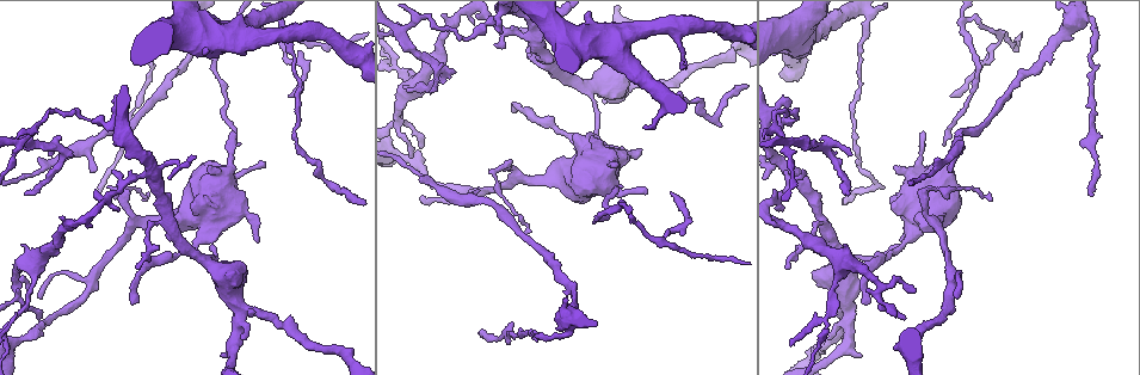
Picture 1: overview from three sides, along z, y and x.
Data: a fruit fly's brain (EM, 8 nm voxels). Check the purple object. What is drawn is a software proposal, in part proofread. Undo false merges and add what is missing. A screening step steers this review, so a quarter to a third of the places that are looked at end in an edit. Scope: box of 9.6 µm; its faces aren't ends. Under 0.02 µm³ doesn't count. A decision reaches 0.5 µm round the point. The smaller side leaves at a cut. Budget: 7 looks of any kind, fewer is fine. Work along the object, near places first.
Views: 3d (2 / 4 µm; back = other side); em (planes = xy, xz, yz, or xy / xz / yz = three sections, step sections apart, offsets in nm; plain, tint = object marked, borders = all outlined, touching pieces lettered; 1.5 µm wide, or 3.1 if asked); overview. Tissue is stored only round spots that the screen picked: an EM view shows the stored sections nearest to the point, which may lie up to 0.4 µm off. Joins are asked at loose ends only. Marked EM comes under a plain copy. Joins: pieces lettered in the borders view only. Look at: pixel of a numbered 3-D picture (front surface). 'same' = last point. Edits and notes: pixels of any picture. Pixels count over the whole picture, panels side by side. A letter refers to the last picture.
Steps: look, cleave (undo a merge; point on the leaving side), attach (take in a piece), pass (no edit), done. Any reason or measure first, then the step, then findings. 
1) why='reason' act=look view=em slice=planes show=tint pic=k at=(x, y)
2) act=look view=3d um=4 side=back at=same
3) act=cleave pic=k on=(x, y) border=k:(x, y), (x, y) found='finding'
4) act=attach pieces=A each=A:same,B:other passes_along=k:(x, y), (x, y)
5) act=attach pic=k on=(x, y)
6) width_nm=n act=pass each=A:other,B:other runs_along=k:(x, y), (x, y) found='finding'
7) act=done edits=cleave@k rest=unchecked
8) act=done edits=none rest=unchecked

why='an open end' act=look view=em slice=xy step=8 show=tint pic=1 at=(605, 102)

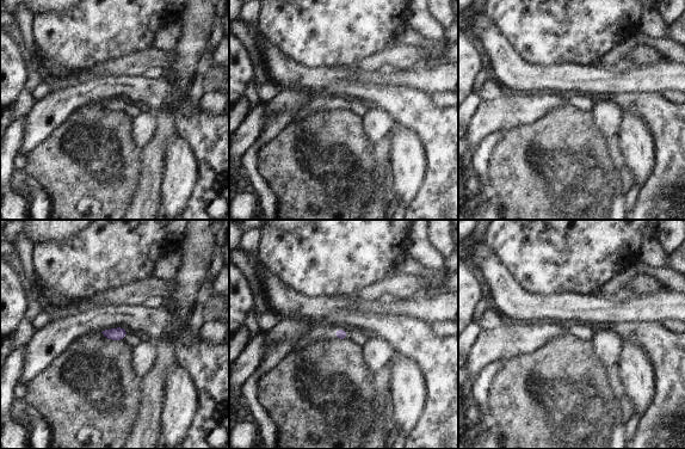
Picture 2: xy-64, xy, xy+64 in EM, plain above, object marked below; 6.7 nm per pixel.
act=look view=em slice=planes show=borders at=same

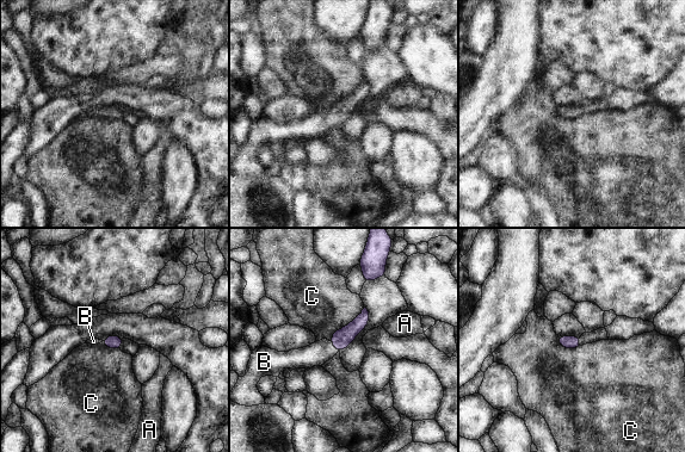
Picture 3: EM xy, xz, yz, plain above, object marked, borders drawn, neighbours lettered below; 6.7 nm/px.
act=attach pieces=B each=A:other,B:same,C:other passes_along=3:(341, 339), (333, 346), (316, 354) found='it goes on there'

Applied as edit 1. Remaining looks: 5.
why='narrows sharply' act=look view=em slice=planes show=borders pic=1 at=(178, 254)

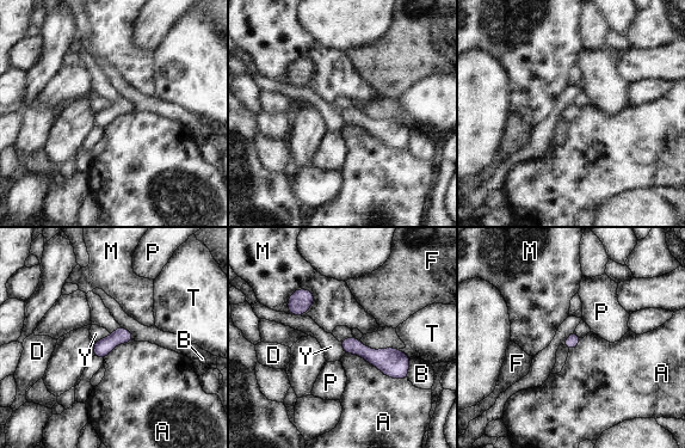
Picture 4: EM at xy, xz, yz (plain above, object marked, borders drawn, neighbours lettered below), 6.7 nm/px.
act=pass each=A:other,B:other,D:other,F:other,M:other,P:other,T:other,Y:other found='all the same neuron'

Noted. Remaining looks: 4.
why='abrupt turn' act=look view=em slice=xz step=4 show=tint pic=1 at=(790, 143)

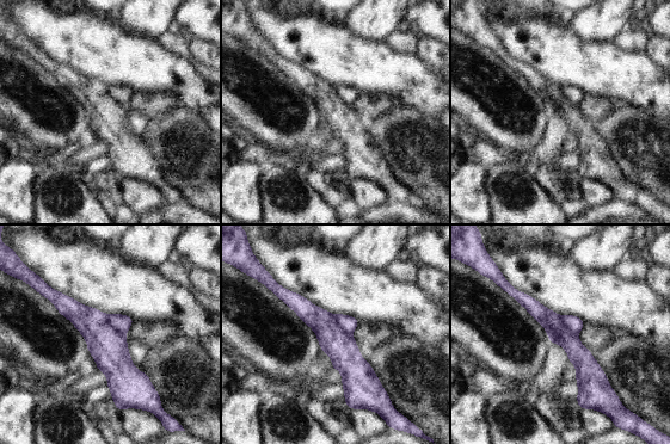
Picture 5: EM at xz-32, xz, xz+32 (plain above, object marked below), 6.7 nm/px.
act=look view=em slice=planes show=borders at=same

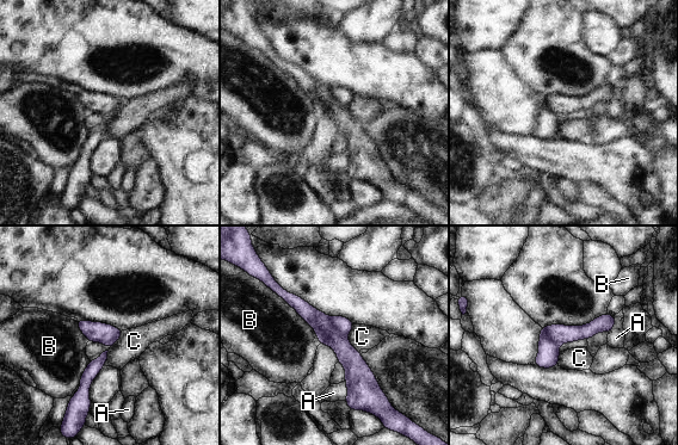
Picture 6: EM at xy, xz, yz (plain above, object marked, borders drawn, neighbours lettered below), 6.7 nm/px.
longest_contact=B:500nm act=cleave pic=6 on=(347, 356) each=A:other,B:other,C:other part_leaving=6:(282, 292), (352, 360), (359, 407) found='two neurons meet here'

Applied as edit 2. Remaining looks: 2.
act=done edits=attach@3,cleave@6 rest=unchecked

